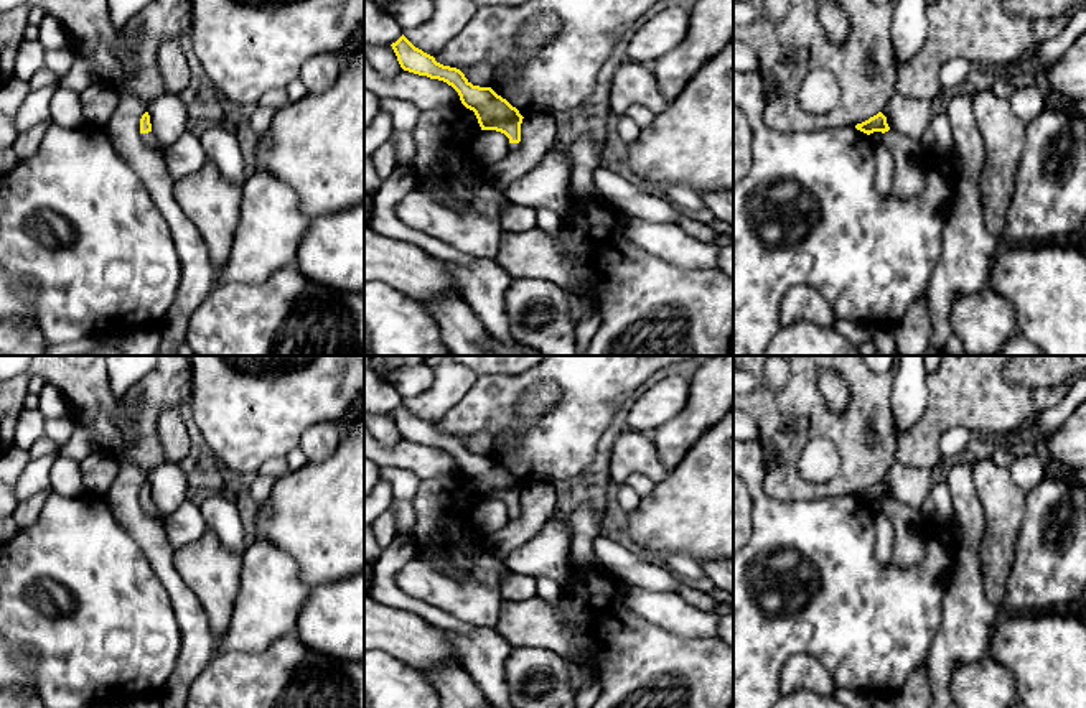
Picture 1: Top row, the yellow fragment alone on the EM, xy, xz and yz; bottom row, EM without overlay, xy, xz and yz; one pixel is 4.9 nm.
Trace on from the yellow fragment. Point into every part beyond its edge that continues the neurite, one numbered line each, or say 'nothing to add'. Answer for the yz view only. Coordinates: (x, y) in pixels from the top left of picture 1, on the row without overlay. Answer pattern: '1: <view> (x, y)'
1: yz (908, 527)

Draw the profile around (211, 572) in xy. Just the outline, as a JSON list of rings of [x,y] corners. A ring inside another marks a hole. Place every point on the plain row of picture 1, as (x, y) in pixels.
[[[208,529],[199,540],[173,550],[173,565],[188,589],[198,598],[209,622],[214,645],[222,637],[232,616],[234,601],[239,591],[242,553],[244,552],[229,552],[211,529]]]

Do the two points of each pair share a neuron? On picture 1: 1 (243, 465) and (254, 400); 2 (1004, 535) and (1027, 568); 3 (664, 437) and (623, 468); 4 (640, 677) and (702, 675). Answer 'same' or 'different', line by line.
1: same
2: different
3: different
4: same

